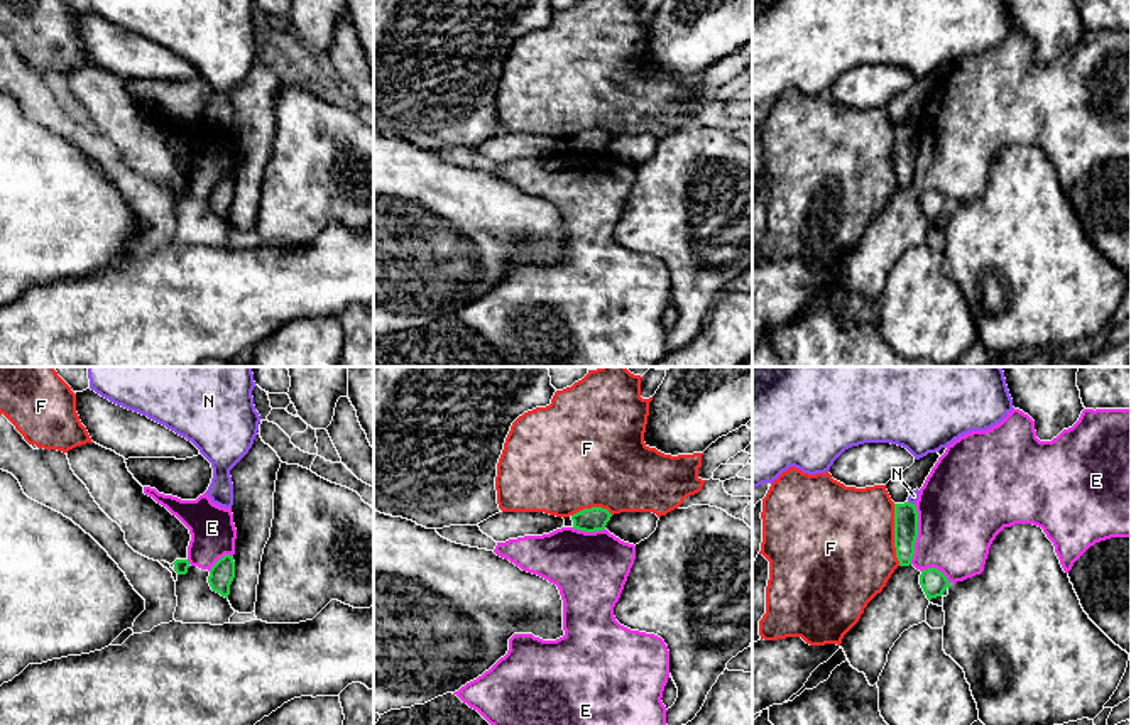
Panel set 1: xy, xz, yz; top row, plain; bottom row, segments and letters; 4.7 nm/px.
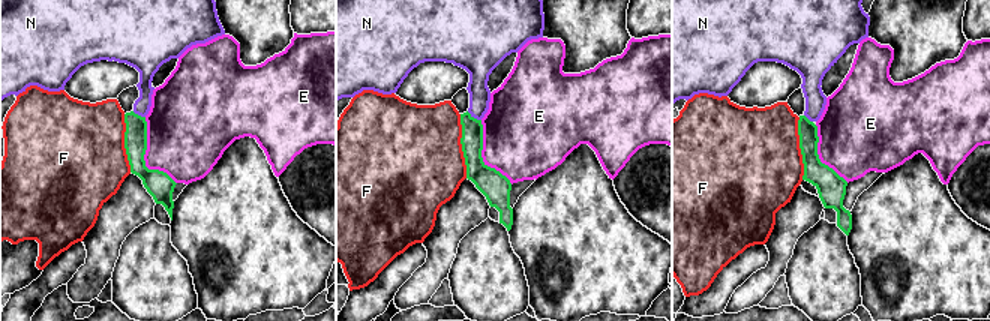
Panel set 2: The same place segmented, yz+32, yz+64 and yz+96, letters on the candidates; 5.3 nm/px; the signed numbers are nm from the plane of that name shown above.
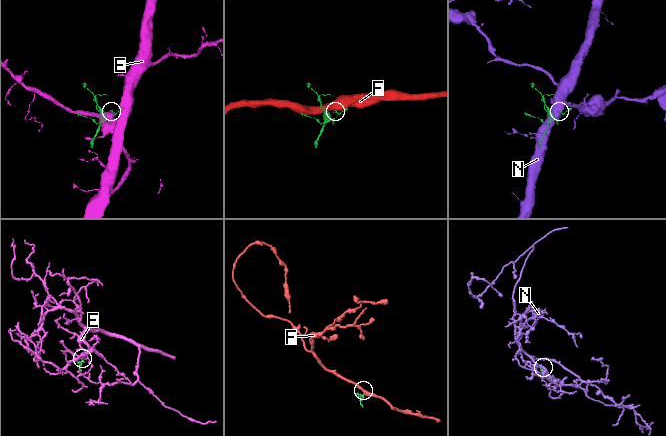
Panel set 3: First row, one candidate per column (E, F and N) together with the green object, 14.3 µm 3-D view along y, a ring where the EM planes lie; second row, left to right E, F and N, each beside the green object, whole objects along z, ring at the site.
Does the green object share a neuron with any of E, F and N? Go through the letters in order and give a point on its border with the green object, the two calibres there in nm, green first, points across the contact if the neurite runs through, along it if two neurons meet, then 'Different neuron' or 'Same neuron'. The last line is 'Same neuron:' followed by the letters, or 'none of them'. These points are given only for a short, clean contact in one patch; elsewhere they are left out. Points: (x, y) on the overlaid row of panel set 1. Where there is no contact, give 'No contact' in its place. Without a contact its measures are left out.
E: Touches green at yz (917, 534). Thickness 110 nm (green) against 420 nm. Boundary: yz (915, 504), (917, 541), (910, 563). Different neuron
F: Touches green at yz (895, 534). Thickness 110 nm (green) against 500 nm. Boundary: yz (893, 504), (893, 546), (900, 565). Different neuron
N: Touches green at yz (912, 504). Thickness 110 nm (green) against 50 nm. Boundary: yz (908, 501), (913, 504). Different neuron
Same neuron: none of them

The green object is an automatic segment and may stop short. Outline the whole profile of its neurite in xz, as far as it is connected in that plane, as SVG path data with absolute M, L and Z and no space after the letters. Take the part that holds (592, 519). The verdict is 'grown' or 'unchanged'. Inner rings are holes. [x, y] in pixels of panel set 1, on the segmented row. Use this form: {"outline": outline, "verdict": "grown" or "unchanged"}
{"outline": "M602 507L583 509L571 515L573 529L595 532L604 531L612 514Z", "verdict": "unchanged"}

